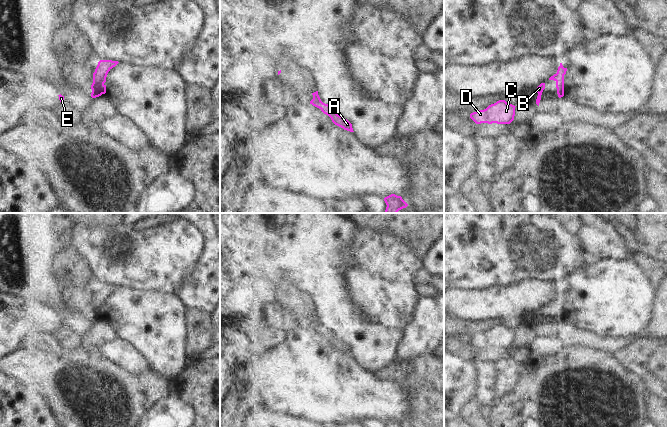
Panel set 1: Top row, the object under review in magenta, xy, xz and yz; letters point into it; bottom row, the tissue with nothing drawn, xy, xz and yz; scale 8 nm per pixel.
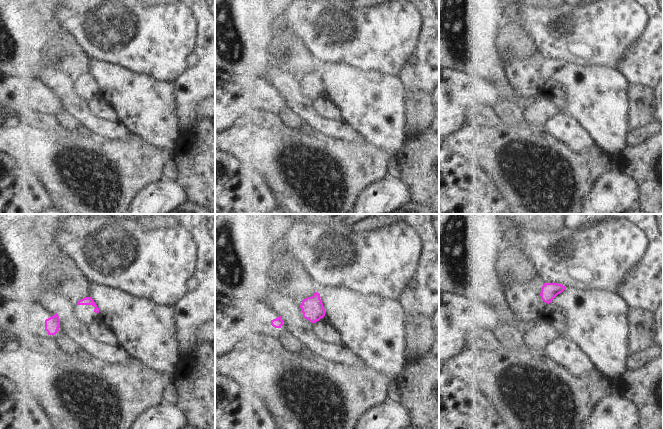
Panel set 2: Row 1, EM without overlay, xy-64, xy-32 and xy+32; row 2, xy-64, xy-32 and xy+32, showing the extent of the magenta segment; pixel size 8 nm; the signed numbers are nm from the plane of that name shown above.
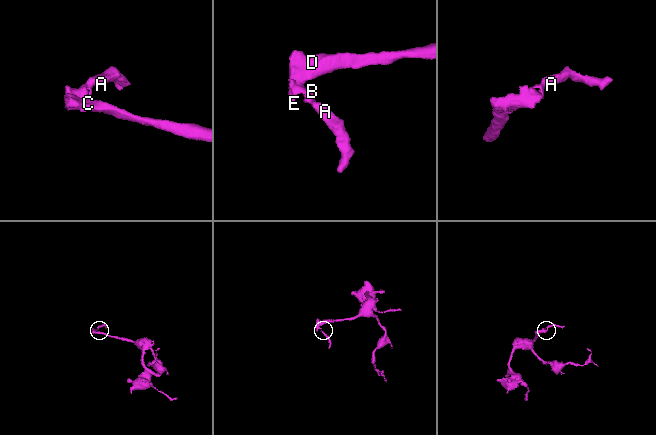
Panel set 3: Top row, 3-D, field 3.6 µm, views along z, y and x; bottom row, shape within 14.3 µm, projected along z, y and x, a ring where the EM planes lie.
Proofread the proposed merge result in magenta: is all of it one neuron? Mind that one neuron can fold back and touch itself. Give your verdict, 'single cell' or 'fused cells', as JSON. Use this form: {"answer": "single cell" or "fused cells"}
{"answer": "single cell"}

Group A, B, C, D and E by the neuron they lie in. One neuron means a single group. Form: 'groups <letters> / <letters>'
groups A B C D E

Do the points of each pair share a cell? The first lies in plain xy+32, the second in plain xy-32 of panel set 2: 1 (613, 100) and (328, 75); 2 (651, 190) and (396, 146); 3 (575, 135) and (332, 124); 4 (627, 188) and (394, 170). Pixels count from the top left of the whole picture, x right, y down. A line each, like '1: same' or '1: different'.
1: same
2: different
3: same
4: different

